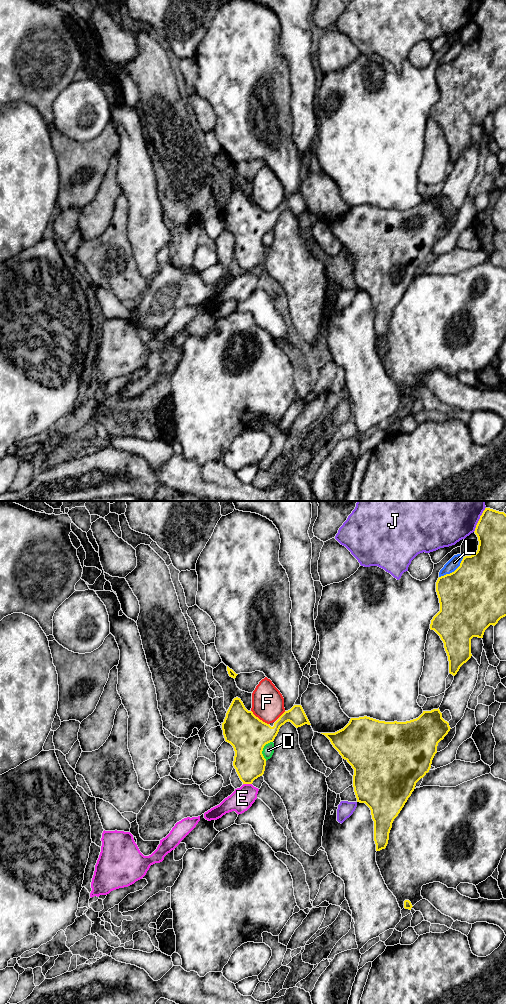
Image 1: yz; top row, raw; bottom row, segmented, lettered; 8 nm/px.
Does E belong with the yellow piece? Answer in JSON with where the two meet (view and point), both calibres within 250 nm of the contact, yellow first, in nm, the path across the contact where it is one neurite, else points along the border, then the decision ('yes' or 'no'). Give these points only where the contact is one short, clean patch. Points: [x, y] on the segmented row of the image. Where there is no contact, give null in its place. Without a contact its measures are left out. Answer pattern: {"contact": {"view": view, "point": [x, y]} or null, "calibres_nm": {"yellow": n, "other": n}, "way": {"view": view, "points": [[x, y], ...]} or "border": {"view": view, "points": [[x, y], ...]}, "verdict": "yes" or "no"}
{"contact": {"view": "yz", "point": [247, 783]}, "calibres_nm": {"yellow": 260, "other": 180}, "border": {"view": "yz", "points": [[243, 783], [251, 784]]}, "verdict": "no"}

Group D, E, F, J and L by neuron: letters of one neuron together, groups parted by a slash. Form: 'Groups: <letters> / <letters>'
Groups: D / E J / F / L

